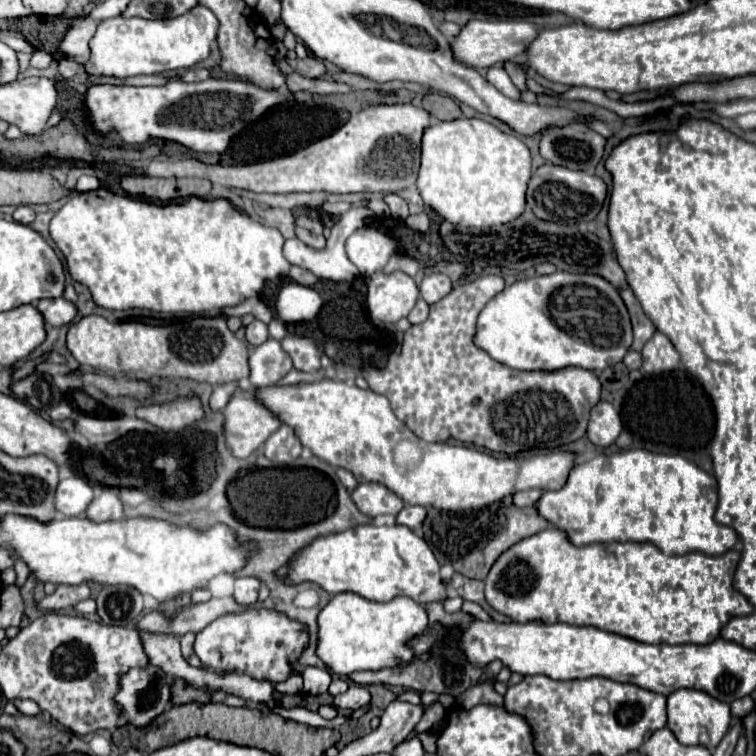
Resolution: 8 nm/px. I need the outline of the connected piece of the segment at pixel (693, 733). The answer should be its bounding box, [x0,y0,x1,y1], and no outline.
[668,688,732,748]

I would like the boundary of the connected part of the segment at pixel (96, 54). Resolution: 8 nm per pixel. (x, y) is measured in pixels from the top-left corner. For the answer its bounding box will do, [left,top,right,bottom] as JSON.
[86,6,218,78]

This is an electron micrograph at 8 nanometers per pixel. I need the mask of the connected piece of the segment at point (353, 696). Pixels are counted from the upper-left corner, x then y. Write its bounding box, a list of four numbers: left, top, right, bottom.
[334,684,370,710]

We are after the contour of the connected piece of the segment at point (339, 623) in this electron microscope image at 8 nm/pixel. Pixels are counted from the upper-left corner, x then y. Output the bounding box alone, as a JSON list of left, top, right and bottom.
[316,592,426,676]

